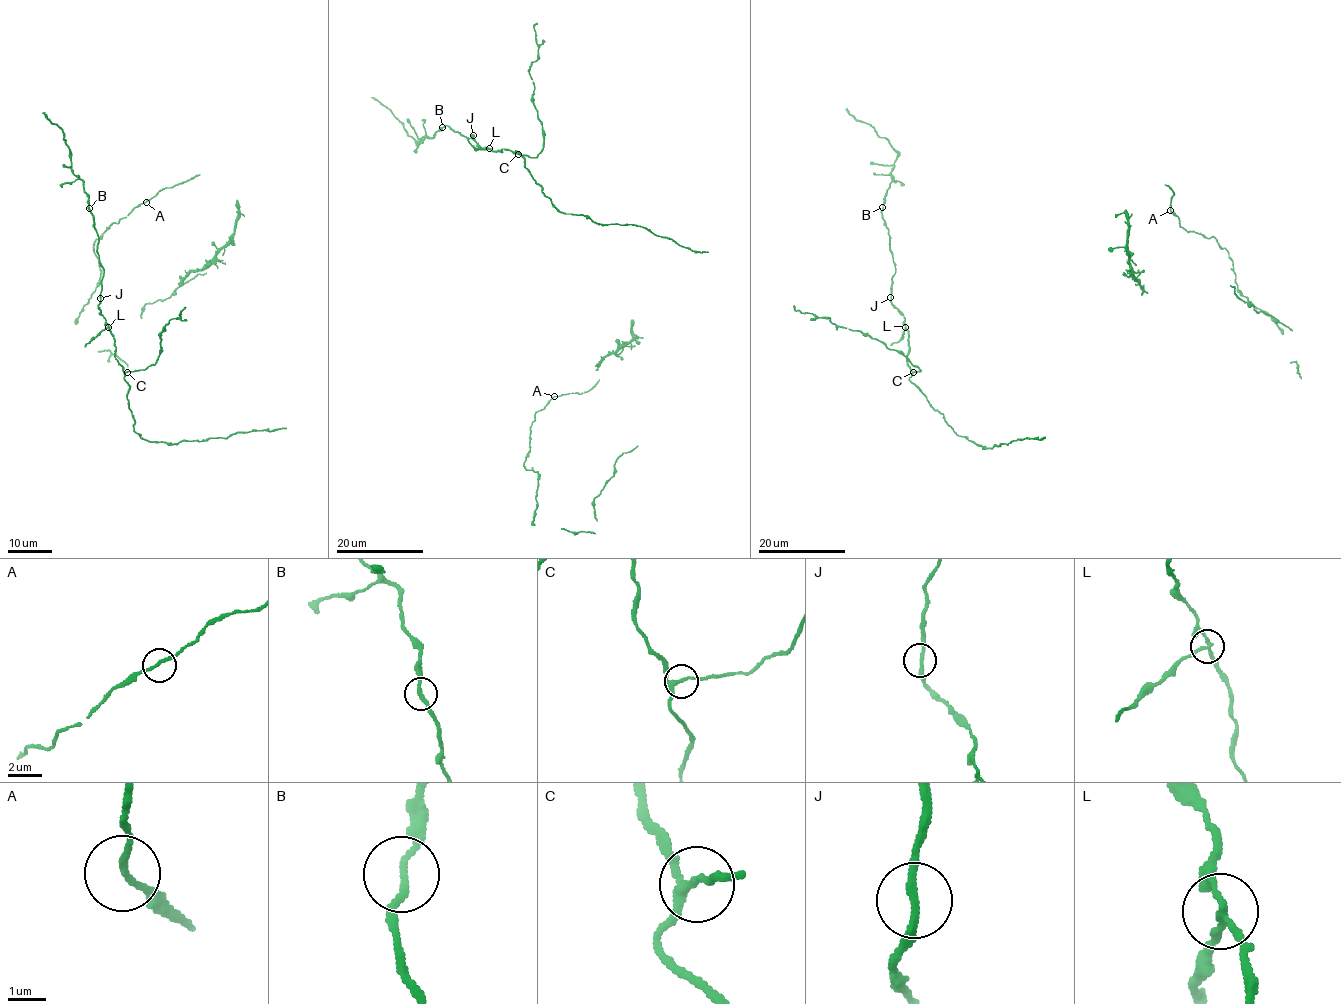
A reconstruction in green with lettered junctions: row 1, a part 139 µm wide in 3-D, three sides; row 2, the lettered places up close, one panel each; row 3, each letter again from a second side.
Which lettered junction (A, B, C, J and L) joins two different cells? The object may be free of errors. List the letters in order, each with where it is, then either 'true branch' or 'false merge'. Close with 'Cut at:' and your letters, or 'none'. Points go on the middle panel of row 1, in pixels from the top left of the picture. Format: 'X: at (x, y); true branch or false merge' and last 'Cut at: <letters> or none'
A: at (554, 396); true branch
B: at (442, 127); true branch
C: at (518, 154); true branch
J: at (473, 135); true branch
L: at (489, 148); false merge
Cut at: L

